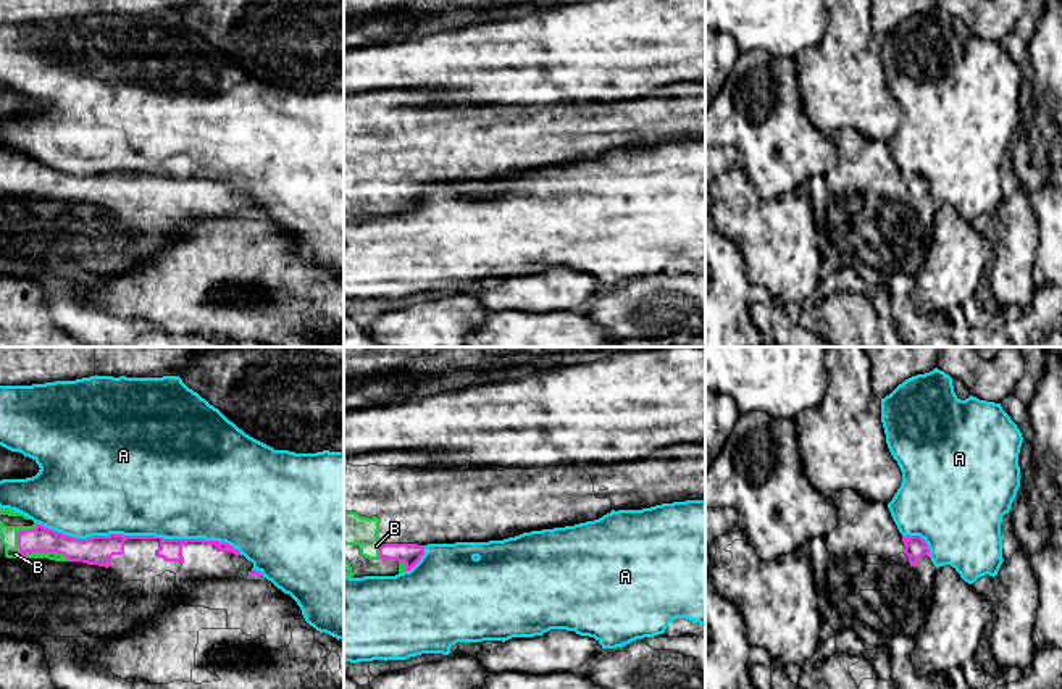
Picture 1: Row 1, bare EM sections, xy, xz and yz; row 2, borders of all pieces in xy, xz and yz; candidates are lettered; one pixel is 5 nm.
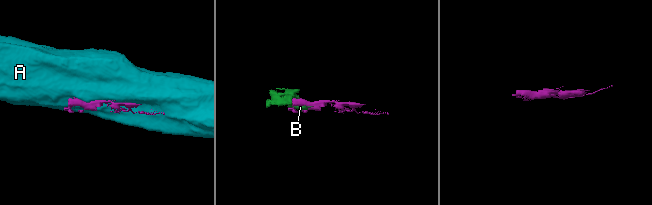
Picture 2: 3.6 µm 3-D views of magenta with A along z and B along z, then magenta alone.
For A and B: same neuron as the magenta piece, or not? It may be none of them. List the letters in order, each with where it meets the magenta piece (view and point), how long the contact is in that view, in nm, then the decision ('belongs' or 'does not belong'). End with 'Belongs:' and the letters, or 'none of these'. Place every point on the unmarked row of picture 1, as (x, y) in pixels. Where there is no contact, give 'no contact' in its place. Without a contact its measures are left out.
A: xy (139, 175) | 1050 nm | does not belong
B: xy (18, 173) | 200 nm | belongs
Belongs: B

